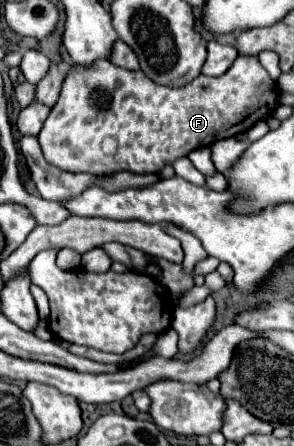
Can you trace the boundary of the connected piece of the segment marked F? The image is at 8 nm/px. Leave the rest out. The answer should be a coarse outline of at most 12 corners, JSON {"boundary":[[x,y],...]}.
{"boundary":[[256,56],[184,88],[74,66],[38,142],[64,172],[158,174],[278,106]]}

